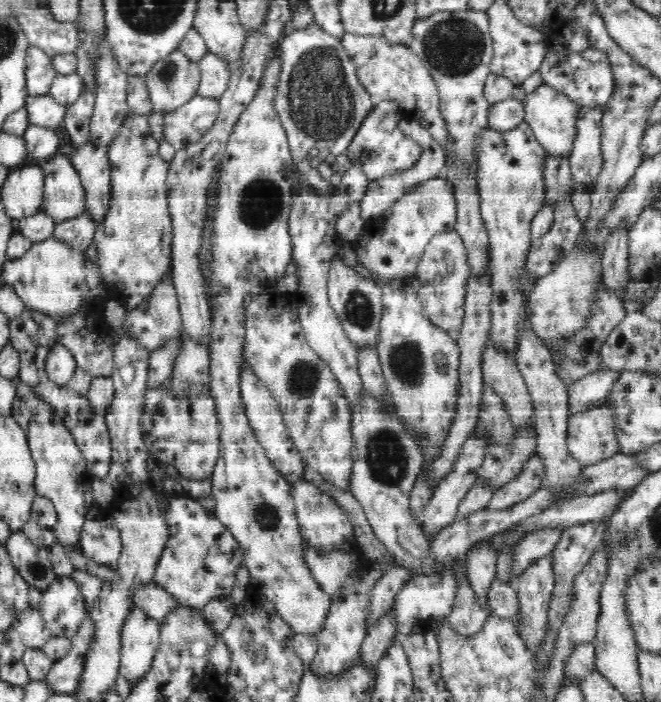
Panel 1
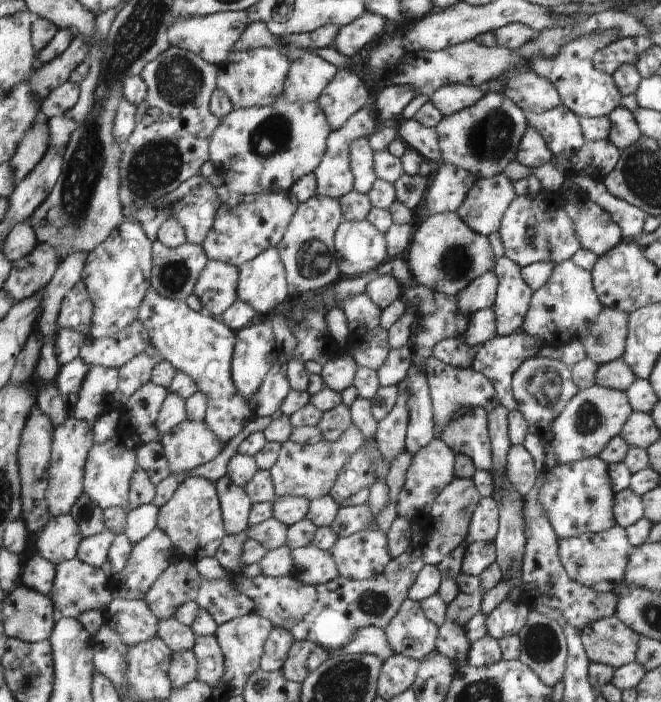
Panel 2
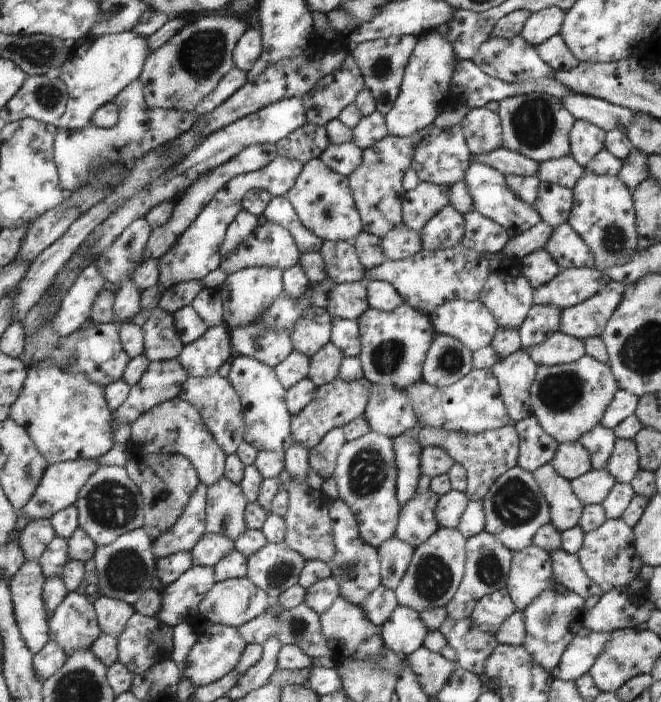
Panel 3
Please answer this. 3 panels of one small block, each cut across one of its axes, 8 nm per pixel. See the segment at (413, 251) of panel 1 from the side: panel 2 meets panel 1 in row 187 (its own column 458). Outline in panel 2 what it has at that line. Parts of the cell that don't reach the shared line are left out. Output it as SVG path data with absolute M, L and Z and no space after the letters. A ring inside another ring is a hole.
M470 408L468 412L456 416L440 432L440 439L456 454L468 456L478 470L490 471L493 468L487 412L484 408Z

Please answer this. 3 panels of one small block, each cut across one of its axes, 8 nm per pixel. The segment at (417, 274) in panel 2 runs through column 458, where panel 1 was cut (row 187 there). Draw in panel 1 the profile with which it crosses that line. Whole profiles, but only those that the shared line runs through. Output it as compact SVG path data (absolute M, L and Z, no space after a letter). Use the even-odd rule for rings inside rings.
M279 52L267 61L265 65L264 74L258 88L258 94L252 98L250 106L246 106L246 110L240 118L236 126L234 126L232 134L230 134L227 150L225 156L221 160L220 169L218 170L218 180L215 185L215 200L214 200L214 214L215 216L215 236L210 241L210 280L206 282L206 286L210 287L210 297L207 302L210 306L210 378L209 390L212 391L212 397L216 403L216 414L218 417L218 425L220 425L220 452L217 463L211 476L211 496L213 496L215 505L215 517L233 534L233 537L239 542L242 556L244 558L244 566L250 571L251 585L256 588L256 592L266 596L268 603L274 606L278 615L285 620L295 634L314 635L317 636L325 626L325 620L328 617L328 612L331 608L332 598L320 589L318 582L312 577L306 561L303 557L302 536L300 532L299 522L295 513L295 502L289 491L289 482L278 473L272 461L268 459L266 449L260 444L260 441L254 434L254 429L249 425L249 418L245 413L245 404L241 397L239 382L242 377L242 368L244 368L244 348L245 348L245 308L246 305L254 299L256 295L264 294L264 286L274 286L278 280L284 278L284 268L286 264L293 259L293 242L290 239L289 226L289 212L291 207L291 194L293 191L294 182L291 180L291 173L295 169L289 143L287 142L287 135L281 121L279 120L278 112L275 111L274 100L277 94L277 85L279 82L279 72L282 70L282 59L279 58Z

